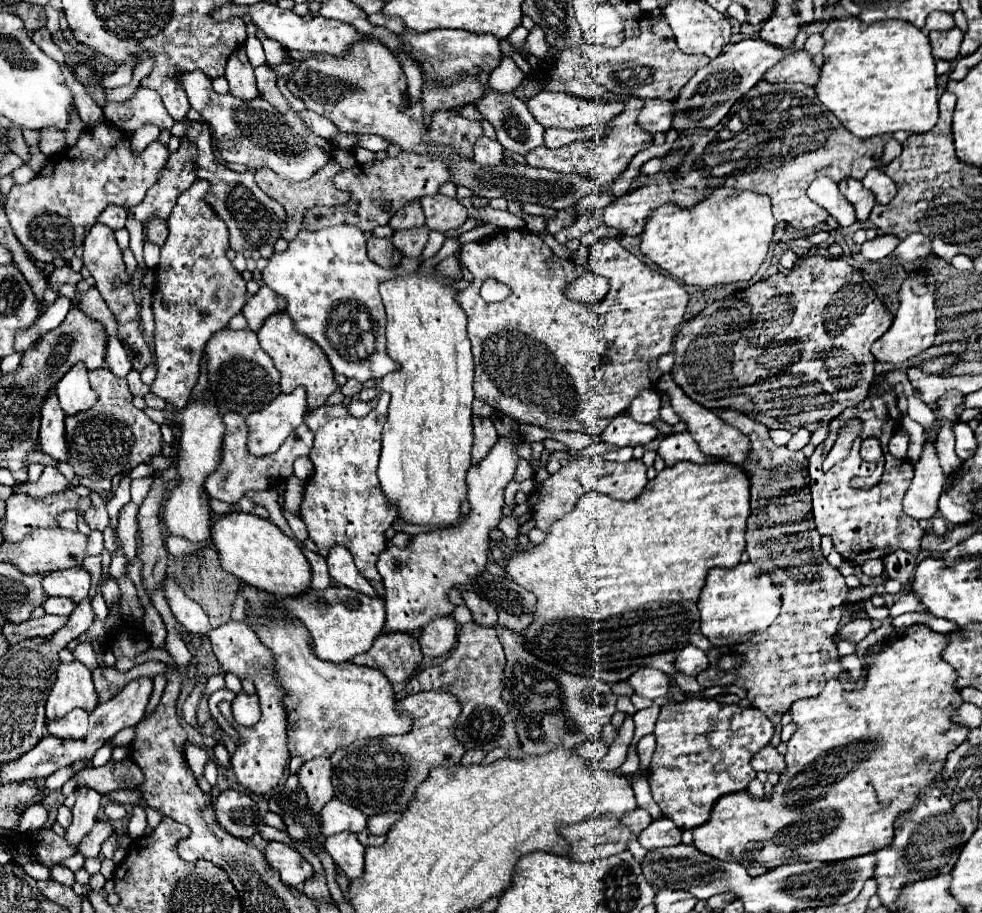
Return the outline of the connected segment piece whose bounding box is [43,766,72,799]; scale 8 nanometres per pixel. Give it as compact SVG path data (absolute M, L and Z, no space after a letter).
M71 766L63 767L57 770L55 773L50 775L46 779L46 785L43 789L43 799L54 791L60 790L62 786L70 779L72 776Z

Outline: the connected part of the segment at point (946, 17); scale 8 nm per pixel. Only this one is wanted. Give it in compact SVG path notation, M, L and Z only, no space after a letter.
M933 11L929 17L927 17L927 25L925 25L925 31L949 31L951 27L955 27L953 23L953 15L945 13L945 11Z

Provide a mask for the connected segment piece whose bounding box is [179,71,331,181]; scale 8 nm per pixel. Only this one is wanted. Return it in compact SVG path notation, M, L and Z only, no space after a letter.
M201 71L179 75L179 81L187 91L191 109L195 109L211 125L215 133L215 147L227 163L239 163L251 171L269 167L281 179L305 181L331 161L329 149L323 149L319 145L307 145L301 135L291 133L285 117L261 97L253 99L251 103L241 103L241 99L235 99L229 93L219 95L213 91L211 79L207 79L207 75L203 75Z

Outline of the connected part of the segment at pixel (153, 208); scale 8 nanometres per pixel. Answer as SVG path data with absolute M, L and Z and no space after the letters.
M183 141L179 151L167 159L165 169L159 173L157 183L147 191L143 203L129 209L129 217L141 223L149 223L155 217L167 219L177 197L195 181L195 169L191 167L191 163L195 163L195 151L193 143Z

